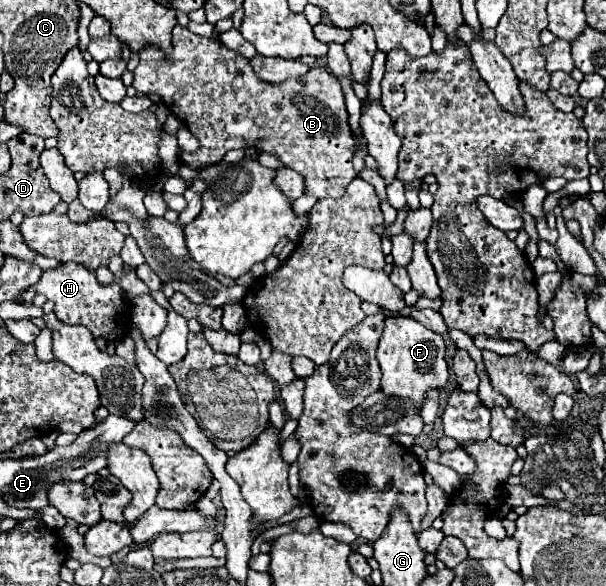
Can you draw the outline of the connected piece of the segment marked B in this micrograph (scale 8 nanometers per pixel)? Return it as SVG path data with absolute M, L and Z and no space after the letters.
M179 24L173 28L173 52L169 58L153 44L143 46L139 58L139 66L133 70L133 88L143 94L159 94L171 114L183 120L185 126L189 124L189 132L199 140L197 152L185 152L179 148L177 156L181 164L189 168L201 168L219 162L221 156L225 156L229 150L253 146L259 152L277 154L287 168L303 174L307 186L305 194L315 196L319 200L343 196L349 182L353 182L353 178L357 176L351 162L355 154L355 140L349 128L349 114L345 108L343 90L337 76L329 74L325 68L311 68L305 76L289 78L287 82L273 86L269 82L261 82L257 74L253 74L249 60L243 54L229 50L219 40L217 32L211 38L201 38Z

